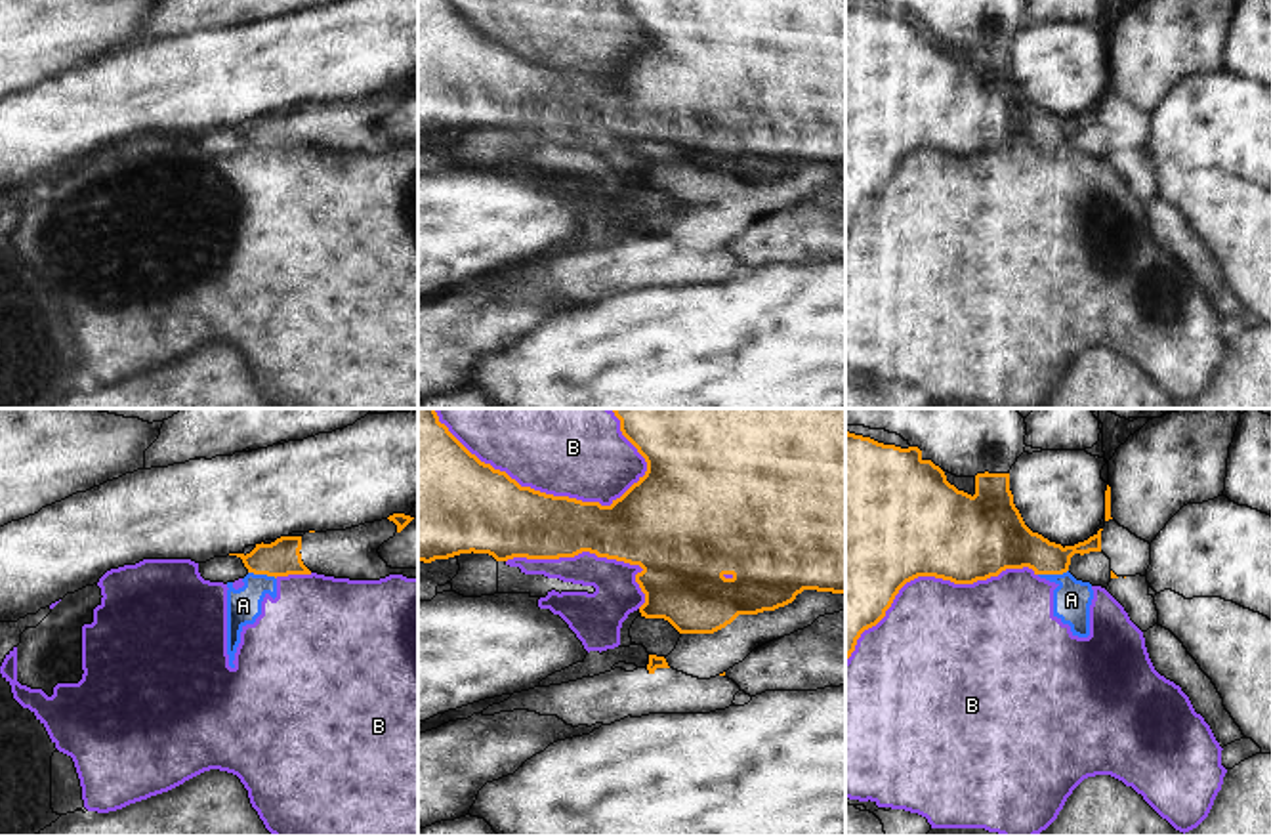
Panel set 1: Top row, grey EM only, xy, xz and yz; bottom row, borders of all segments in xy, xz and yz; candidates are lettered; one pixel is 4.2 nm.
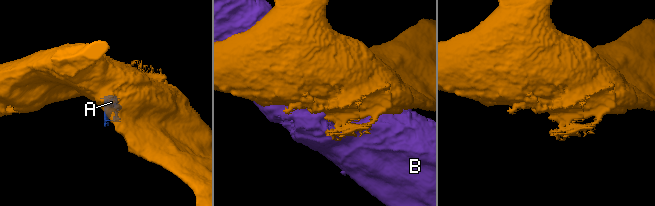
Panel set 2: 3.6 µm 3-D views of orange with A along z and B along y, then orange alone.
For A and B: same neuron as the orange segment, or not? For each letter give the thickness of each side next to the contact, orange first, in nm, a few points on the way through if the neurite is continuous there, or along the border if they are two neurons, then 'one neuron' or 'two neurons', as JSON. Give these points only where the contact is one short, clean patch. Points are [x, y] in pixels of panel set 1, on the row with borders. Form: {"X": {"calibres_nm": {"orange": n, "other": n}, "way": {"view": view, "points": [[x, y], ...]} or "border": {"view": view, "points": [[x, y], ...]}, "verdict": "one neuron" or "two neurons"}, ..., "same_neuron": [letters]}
{"A": {"calibres_nm": {"orange": 240, "other": 160}, "border": {"view": "yz", "points": [[1067, 569], [1039, 575]]}, "verdict": "two neurons"}, "B": {"calibres_nm": {"orange": 360, "other": 500}, "verdict": "two neurons"}, "same_neuron": []}

